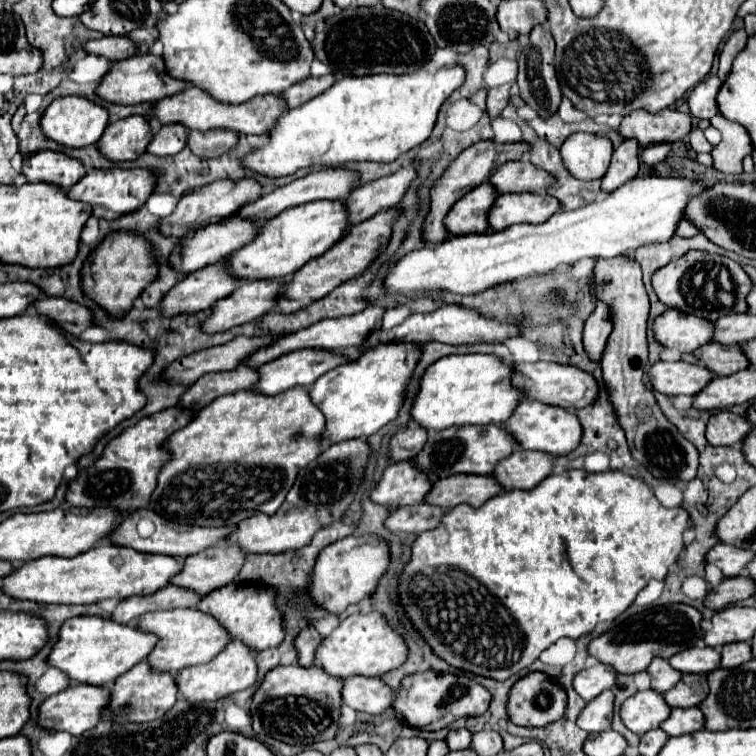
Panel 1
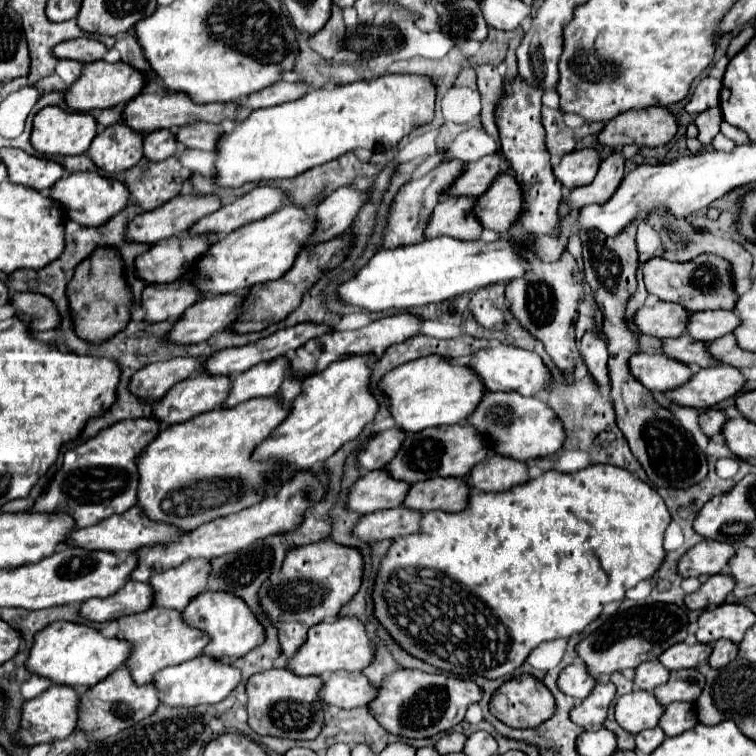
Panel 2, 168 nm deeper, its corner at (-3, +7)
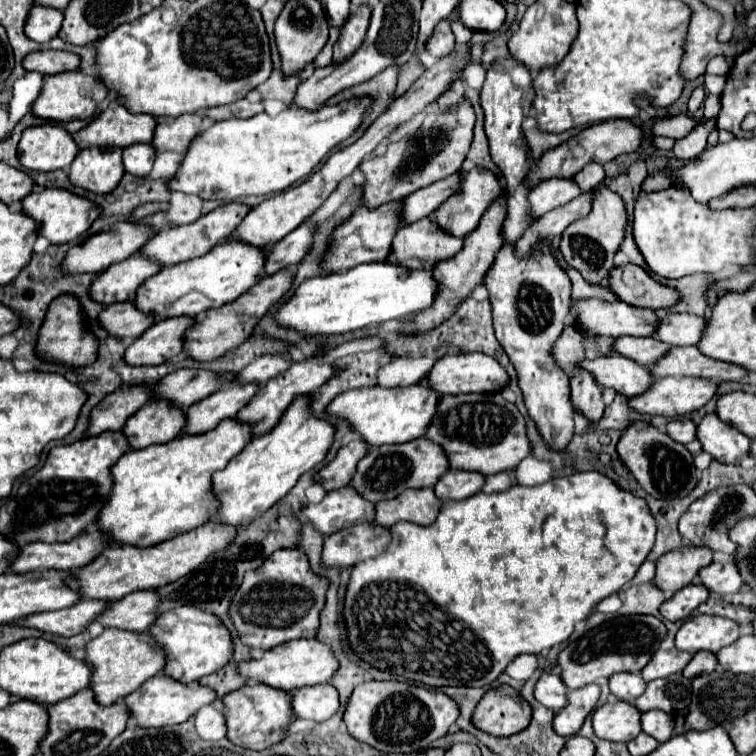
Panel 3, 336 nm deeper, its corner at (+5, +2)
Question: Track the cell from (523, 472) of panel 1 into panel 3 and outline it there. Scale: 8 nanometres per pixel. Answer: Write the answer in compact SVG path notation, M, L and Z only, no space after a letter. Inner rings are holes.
M454 469L454 471L444 473L438 479L438 483L434 485L434 493L442 501L446 501L446 499L460 501L460 499L472 497L474 493L478 493L482 489L482 485L484 485L484 475L472 473L472 471Z

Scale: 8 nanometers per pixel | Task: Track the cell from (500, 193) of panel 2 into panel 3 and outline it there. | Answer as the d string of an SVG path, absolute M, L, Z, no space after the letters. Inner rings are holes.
M474 167L470 171L460 169L460 191L454 193L452 197L448 197L434 213L430 213L430 221L454 237L466 237L468 233L472 233L476 229L476 225L478 225L482 213L488 209L488 205L492 201L496 201L500 195L502 195L502 185L494 173L490 173L486 169L478 169L478 167Z

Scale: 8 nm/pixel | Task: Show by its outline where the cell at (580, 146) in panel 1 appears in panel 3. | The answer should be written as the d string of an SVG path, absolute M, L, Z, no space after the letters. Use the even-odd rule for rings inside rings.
M548 179L542 181L538 187L534 187L528 195L530 203L530 217L540 219L544 213L566 205L568 201L576 199L580 195L578 185L572 179Z

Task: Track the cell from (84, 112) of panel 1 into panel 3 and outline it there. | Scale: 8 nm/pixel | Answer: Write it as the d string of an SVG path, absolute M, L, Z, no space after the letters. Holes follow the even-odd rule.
M54 125L28 127L18 143L18 161L30 171L68 169L78 147L68 131Z

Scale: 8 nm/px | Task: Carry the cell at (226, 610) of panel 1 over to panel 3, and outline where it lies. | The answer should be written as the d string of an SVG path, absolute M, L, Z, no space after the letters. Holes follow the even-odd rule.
M192 605L178 607L158 615L156 621L150 625L148 633L150 637L154 637L154 641L158 641L166 649L166 665L162 673L184 685L218 671L232 657L230 631L222 625L218 617L204 613L202 609L196 609Z

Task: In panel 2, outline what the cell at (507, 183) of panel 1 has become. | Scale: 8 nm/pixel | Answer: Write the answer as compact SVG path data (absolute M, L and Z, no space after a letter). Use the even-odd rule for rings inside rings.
M492 154L484 156L476 162L468 162L464 174L454 182L454 186L446 192L448 196L480 196L504 170L504 156Z

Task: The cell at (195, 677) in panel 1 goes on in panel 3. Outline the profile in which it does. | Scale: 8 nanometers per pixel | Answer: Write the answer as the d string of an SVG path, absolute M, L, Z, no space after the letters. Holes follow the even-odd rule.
M154 675L148 681L144 681L134 693L130 693L124 701L130 717L134 717L134 723L138 727L166 727L166 725L178 725L184 723L188 717L192 717L200 707L210 705L216 699L216 693L208 687L202 687L198 683L182 685L166 675Z

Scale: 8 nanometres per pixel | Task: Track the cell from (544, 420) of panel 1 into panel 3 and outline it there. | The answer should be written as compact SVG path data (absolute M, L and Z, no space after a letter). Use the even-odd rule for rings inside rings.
M500 393L442 395L424 437L444 449L450 469L476 471L482 475L514 469L524 457L530 455L524 417L518 413L516 405L508 403Z

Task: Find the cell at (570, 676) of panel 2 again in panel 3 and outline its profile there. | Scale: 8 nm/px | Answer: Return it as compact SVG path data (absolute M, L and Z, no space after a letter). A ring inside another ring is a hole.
M542 673L534 687L534 697L538 703L558 713L562 705L566 705L566 687L558 675Z

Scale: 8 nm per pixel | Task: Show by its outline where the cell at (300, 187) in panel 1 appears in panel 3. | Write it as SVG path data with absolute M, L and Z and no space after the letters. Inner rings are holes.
M226 203L214 211L210 211L208 215L202 215L200 219L180 225L180 227L170 227L170 229L162 229L158 231L142 249L140 253L160 265L176 265L194 257L202 257L206 251L210 251L214 245L224 243L226 237L240 225L240 221L246 217L250 209L246 205L240 203Z

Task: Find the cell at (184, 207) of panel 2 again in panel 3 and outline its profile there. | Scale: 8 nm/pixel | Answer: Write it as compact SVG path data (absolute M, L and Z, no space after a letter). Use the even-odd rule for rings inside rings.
M118 221L112 225L110 231L102 231L96 233L92 237L88 237L86 241L82 241L80 245L74 245L68 253L66 253L66 261L62 261L62 265L66 265L66 273L102 273L106 271L112 263L124 261L130 255L138 253L140 247L152 237L152 231L146 225L136 225L130 221Z

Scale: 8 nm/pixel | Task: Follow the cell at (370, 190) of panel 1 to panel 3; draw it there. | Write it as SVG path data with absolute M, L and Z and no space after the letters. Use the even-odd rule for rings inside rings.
M304 223L298 229L294 229L290 235L286 235L284 239L276 241L266 253L266 265L260 273L260 277L270 277L270 275L286 269L286 265L300 263L302 257L310 249L312 233L314 233L314 225Z

